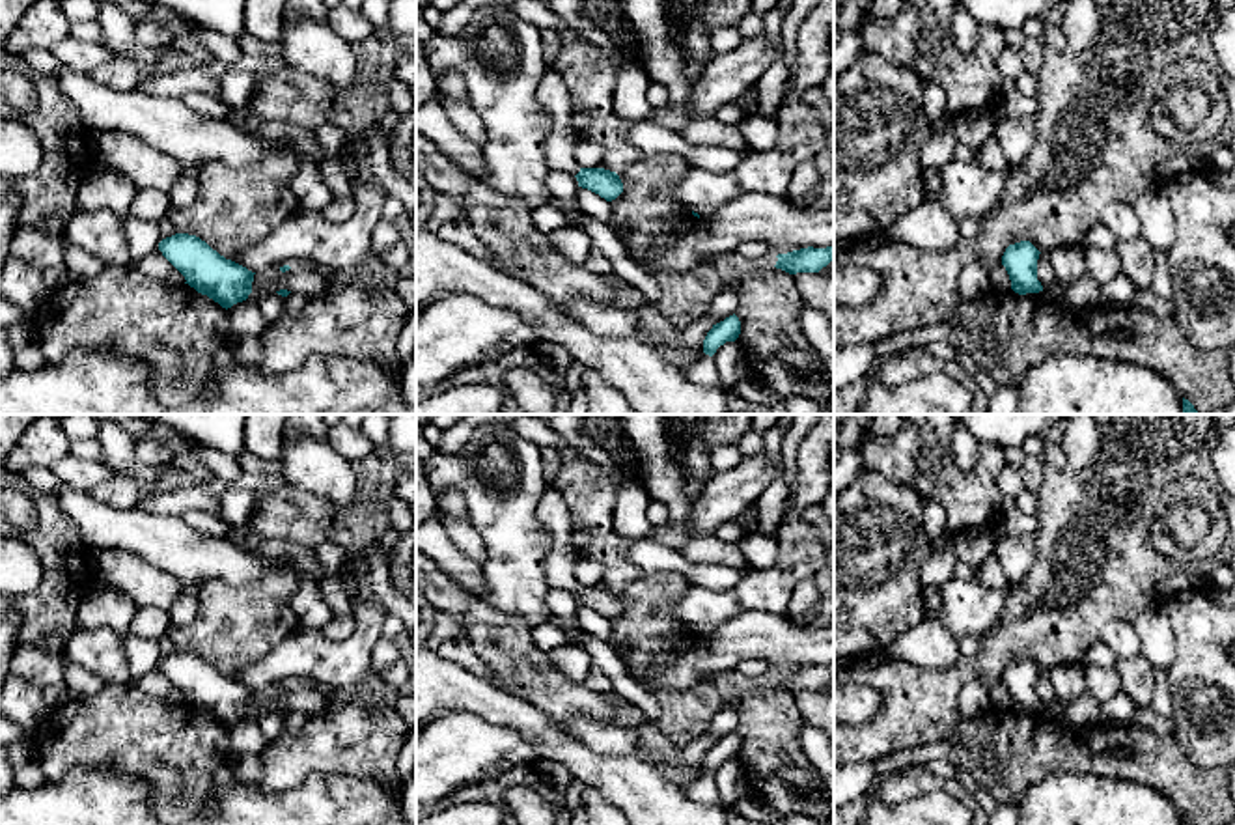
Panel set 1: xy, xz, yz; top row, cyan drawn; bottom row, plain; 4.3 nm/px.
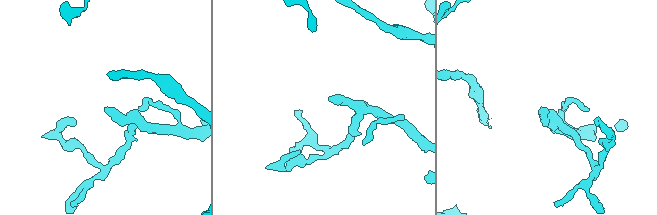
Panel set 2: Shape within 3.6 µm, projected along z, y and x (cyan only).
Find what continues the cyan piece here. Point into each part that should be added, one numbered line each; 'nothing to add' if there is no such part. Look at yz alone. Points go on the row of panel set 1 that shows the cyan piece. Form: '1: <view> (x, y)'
nothing to add

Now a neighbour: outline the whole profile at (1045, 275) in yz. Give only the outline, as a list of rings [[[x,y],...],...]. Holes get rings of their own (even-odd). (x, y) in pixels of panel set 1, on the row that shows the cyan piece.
[[[1041,252],[1039,254],[1039,259],[1037,259],[1037,280],[1041,282],[1043,291],[1050,289],[1050,287],[1054,287],[1058,284],[1058,278],[1054,274],[1050,259],[1048,259],[1048,252]]]

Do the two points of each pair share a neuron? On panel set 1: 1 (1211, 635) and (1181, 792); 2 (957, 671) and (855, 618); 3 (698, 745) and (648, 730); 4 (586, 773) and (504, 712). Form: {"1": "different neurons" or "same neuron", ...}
{"1": "different neurons", "2": "different neurons", "3": "same neuron", "4": "same neuron"}

